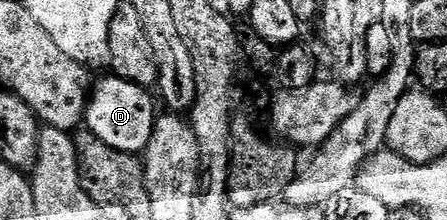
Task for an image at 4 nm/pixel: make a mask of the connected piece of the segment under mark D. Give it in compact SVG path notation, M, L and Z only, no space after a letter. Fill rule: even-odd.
M109 76L95 85L86 108L85 125L89 133L95 134L104 144L120 152L141 155L152 140L156 111L150 99L151 91L117 76Z

